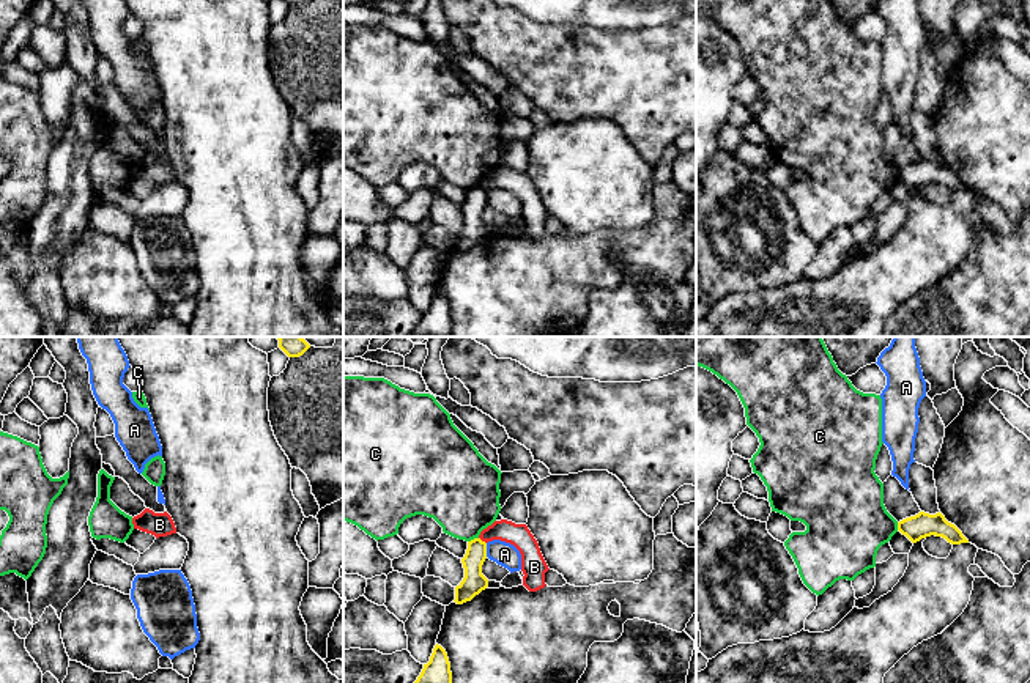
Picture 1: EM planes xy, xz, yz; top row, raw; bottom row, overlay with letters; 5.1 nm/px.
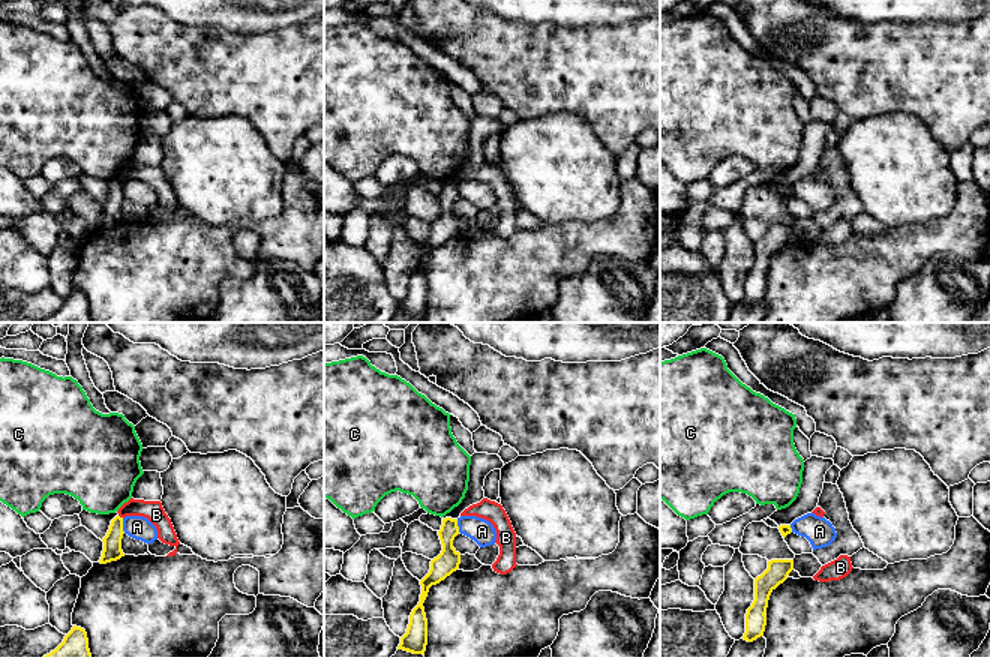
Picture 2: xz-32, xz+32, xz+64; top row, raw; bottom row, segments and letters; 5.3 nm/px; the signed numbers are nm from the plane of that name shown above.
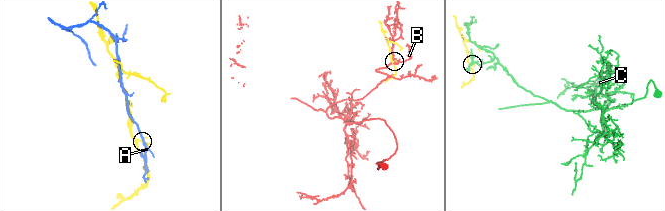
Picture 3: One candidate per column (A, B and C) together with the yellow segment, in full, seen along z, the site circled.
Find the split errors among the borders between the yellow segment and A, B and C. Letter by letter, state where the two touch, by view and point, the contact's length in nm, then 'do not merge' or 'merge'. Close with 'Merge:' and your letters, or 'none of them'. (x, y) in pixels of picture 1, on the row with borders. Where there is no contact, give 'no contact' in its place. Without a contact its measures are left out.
A: xz (485, 550) | 70 nm | do not merge
B: xz (481, 540) | 50 nm | do not merge
C: xz (474, 539) | 60 nm | do not merge
Merge: none of them

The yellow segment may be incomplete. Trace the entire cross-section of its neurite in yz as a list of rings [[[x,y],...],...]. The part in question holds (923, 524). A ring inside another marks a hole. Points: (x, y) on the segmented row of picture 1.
[[[920,511],[915,516],[899,521],[898,530],[912,543],[931,535],[942,537],[951,545],[969,543],[962,532],[954,524],[948,522],[940,511],[936,515]]]

